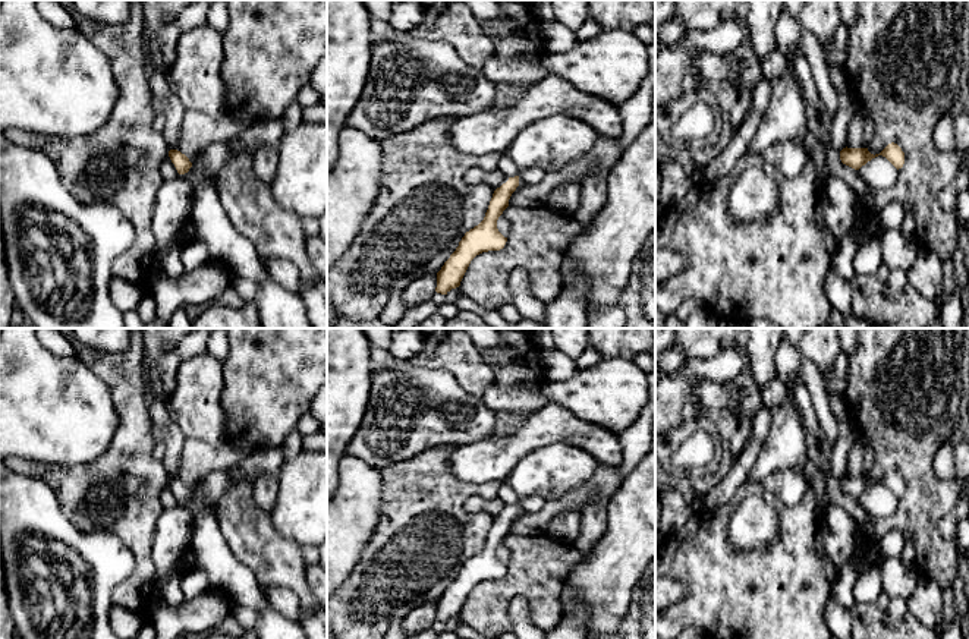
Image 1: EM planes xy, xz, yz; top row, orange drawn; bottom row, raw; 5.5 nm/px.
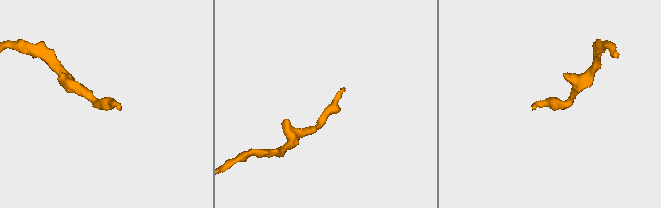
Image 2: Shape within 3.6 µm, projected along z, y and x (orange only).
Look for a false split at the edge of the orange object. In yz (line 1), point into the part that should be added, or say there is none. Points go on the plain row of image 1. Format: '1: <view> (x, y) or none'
1: none

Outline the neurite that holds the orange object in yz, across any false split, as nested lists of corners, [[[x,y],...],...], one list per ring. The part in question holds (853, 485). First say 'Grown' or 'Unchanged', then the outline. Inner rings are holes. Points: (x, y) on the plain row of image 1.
Unchanged. [[[891,470],[888,472],[880,482],[871,482],[868,476],[843,476],[840,479],[840,488],[843,492],[859,498],[862,494],[865,494],[872,487],[883,484],[885,485],[897,498],[903,495],[904,492],[904,481],[902,476]]]

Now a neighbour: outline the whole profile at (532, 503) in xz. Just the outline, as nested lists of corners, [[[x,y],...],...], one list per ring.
[[[528,495],[519,498],[517,504],[523,510],[523,513],[538,513],[545,506],[545,498],[539,495]]]

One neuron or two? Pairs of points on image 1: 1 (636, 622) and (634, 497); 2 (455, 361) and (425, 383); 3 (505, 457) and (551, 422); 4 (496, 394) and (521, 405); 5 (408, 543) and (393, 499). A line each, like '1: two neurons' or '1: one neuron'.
1: two neurons
2: two neurons
3: one neuron
4: one neuron
5: one neuron

